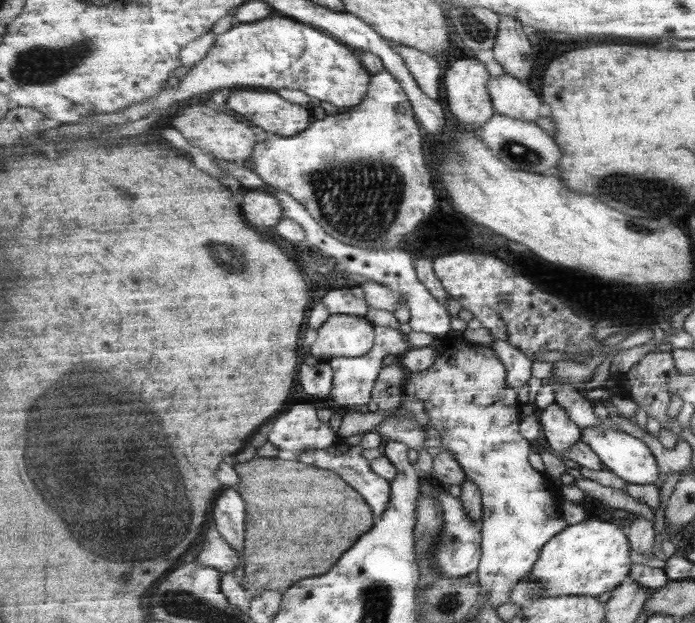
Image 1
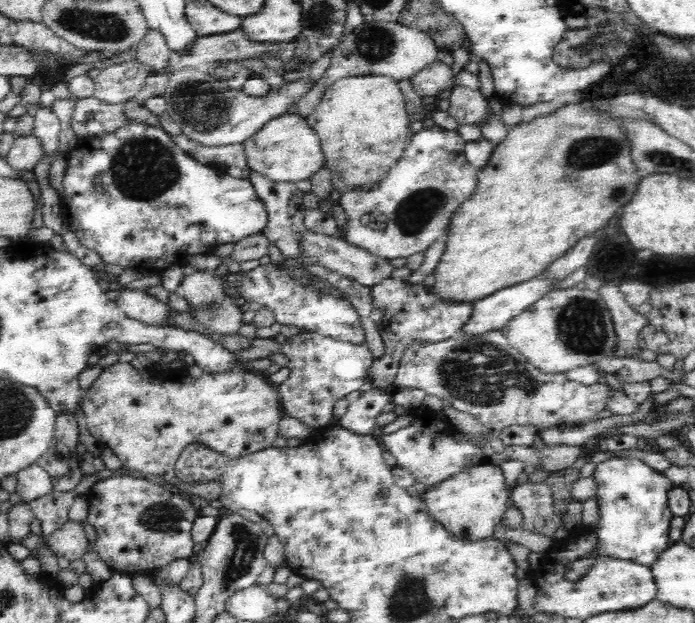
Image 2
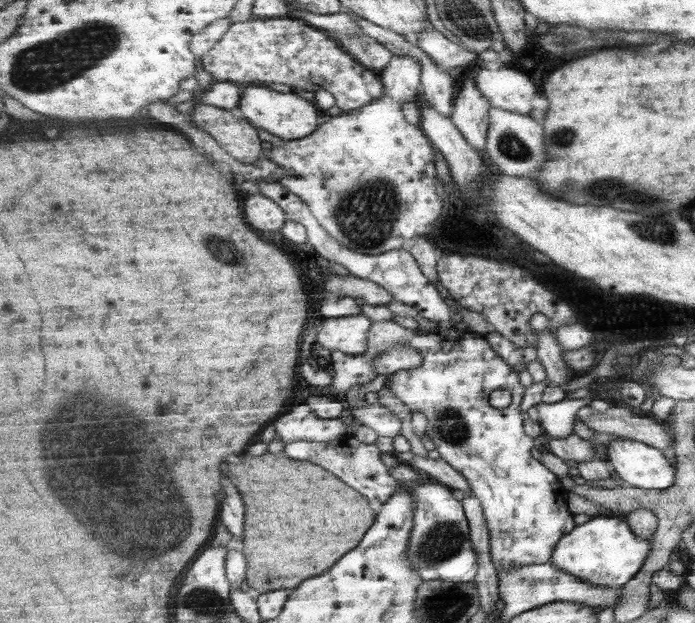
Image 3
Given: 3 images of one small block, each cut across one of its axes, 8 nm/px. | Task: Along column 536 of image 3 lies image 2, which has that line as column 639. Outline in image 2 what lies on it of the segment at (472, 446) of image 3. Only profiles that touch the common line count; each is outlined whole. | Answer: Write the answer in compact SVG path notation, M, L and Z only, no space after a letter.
M612 456L594 468L600 520L596 533L600 539L598 553L635 562L652 568L668 550L670 527L675 515L669 507L669 496L675 482L665 474L652 470L646 462L630 456Z

